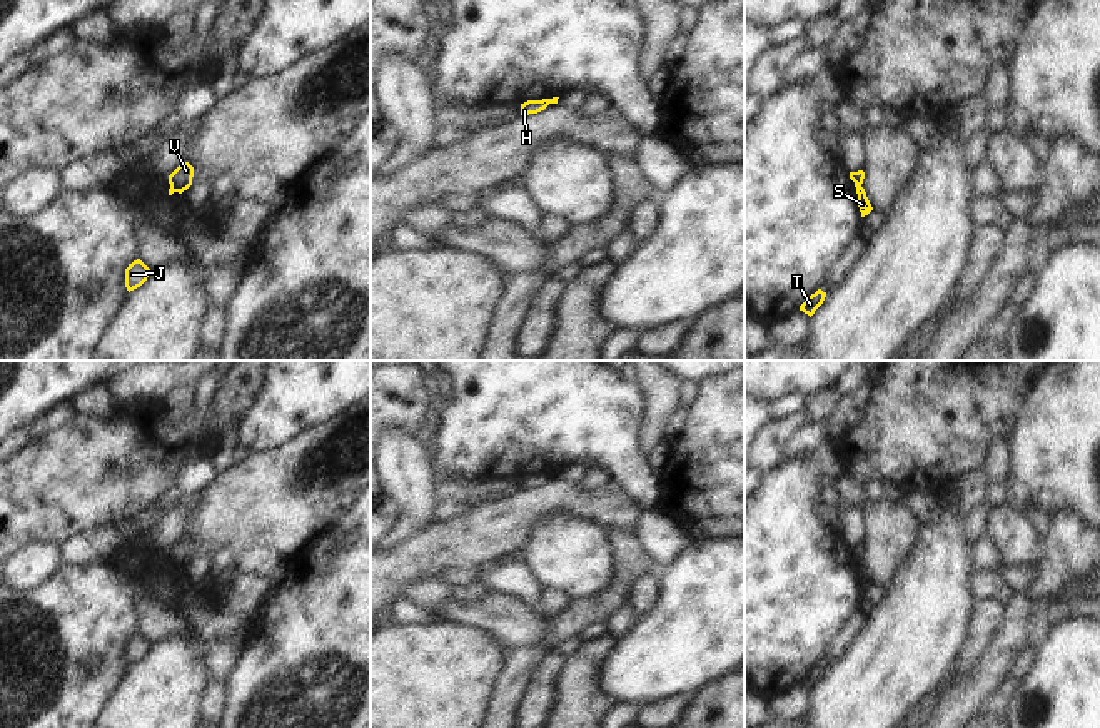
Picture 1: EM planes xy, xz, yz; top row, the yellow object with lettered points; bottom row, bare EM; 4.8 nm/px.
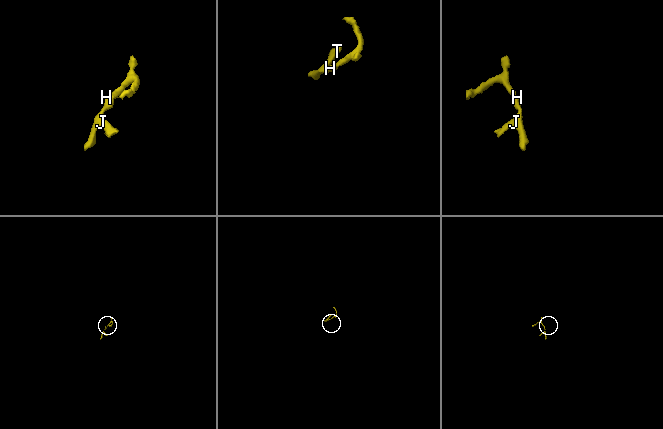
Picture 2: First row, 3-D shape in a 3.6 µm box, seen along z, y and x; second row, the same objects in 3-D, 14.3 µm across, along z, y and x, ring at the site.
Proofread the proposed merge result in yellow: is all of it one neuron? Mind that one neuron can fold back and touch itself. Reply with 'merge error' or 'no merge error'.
merge error

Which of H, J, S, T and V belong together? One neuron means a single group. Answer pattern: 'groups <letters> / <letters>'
groups H J S T / V

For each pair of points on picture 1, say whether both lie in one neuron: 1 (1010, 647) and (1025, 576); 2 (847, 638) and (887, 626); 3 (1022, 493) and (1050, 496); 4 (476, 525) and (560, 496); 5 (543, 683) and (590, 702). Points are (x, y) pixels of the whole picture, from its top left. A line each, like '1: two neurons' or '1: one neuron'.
1: two neurons
2: two neurons
3: one neuron
4: one neuron
5: two neurons

